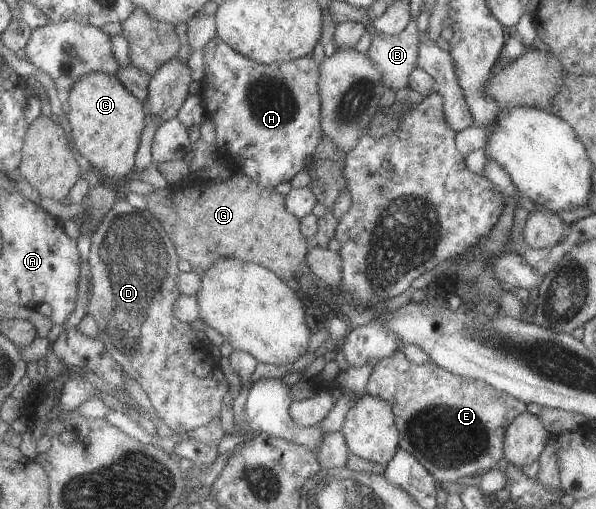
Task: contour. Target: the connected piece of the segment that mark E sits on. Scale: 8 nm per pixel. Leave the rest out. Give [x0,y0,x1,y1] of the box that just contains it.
[366,350,527,482]

